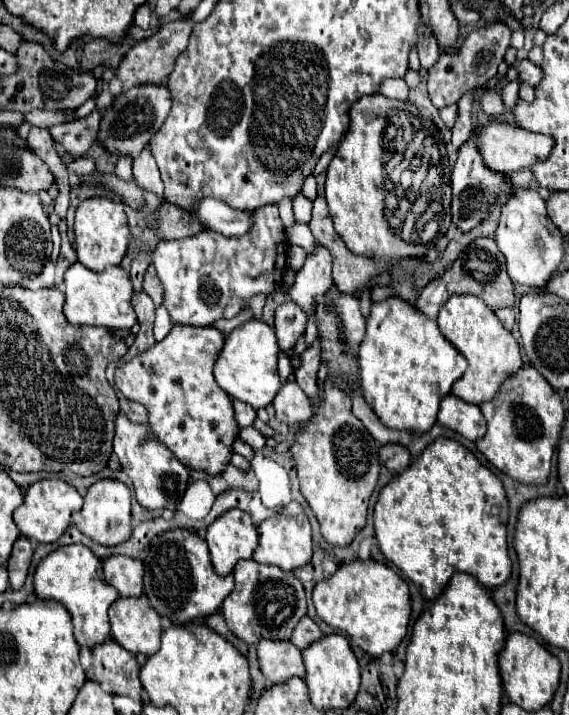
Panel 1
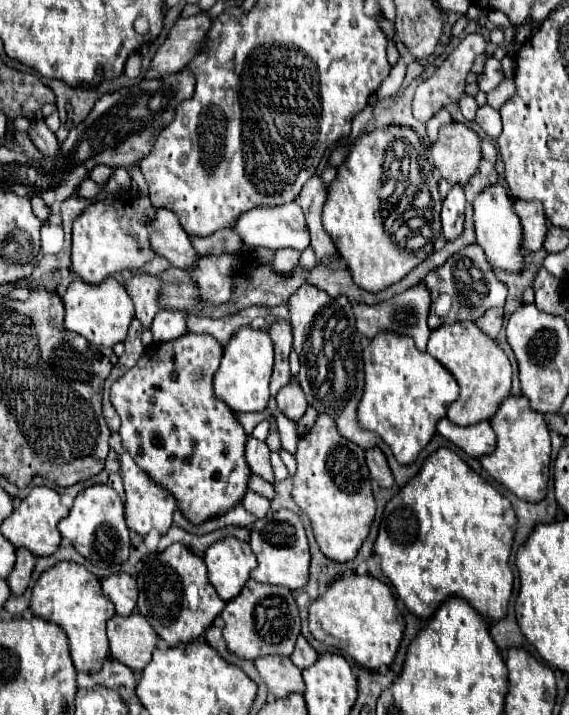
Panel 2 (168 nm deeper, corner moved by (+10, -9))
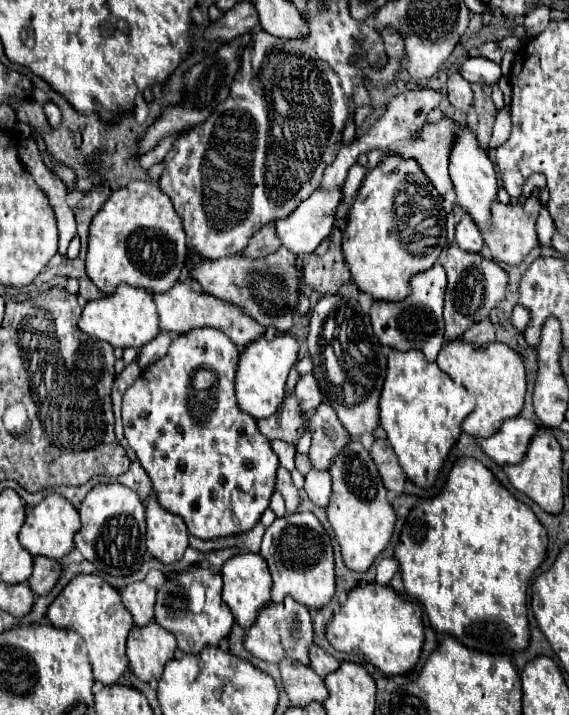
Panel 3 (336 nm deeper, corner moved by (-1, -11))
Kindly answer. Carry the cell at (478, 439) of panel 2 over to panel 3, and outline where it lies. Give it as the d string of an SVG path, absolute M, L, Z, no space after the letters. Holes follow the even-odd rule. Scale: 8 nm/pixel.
M522 416L508 418L500 432L490 438L476 440L482 450L500 466L504 464L518 464L524 460L524 452L528 452L528 440L542 428L538 420L526 420Z

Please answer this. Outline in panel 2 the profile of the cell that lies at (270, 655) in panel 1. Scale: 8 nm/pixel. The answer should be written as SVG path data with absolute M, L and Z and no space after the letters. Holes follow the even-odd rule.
M261 656L255 660L255 668L275 698L305 690L301 670L287 656Z

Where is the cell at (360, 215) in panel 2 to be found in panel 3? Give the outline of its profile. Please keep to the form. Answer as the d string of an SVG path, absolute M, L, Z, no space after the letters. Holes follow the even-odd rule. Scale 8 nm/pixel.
M394 154L384 156L376 168L368 170L348 212L342 252L358 290L370 294L374 300L404 300L410 278L432 268L446 248L446 214L442 202L434 202L434 208L398 206L400 194L408 190L408 180L416 180L416 184L428 188L414 160L402 160Z

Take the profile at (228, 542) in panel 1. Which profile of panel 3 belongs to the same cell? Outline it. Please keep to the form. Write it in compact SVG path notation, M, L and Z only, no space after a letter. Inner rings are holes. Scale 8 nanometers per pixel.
M238 554L230 558L224 568L222 568L222 578L224 578L224 592L222 600L226 606L232 610L236 622L242 628L250 628L256 622L256 616L260 614L260 608L270 604L270 588L272 588L272 578L266 566L266 560L260 554Z

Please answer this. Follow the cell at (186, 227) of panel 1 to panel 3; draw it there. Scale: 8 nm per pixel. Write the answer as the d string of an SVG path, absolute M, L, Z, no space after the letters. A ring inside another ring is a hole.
M266 224L264 228L260 228L252 238L248 248L244 248L242 256L250 256L250 258L262 258L268 256L268 252L276 252L276 248L280 248L280 240L276 236L276 226L274 224Z

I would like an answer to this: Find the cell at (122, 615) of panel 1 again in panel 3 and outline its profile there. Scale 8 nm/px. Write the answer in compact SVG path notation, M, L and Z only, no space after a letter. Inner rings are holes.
M156 622L148 626L134 626L128 634L130 670L142 682L158 680L164 664L176 654L176 638L160 628Z

